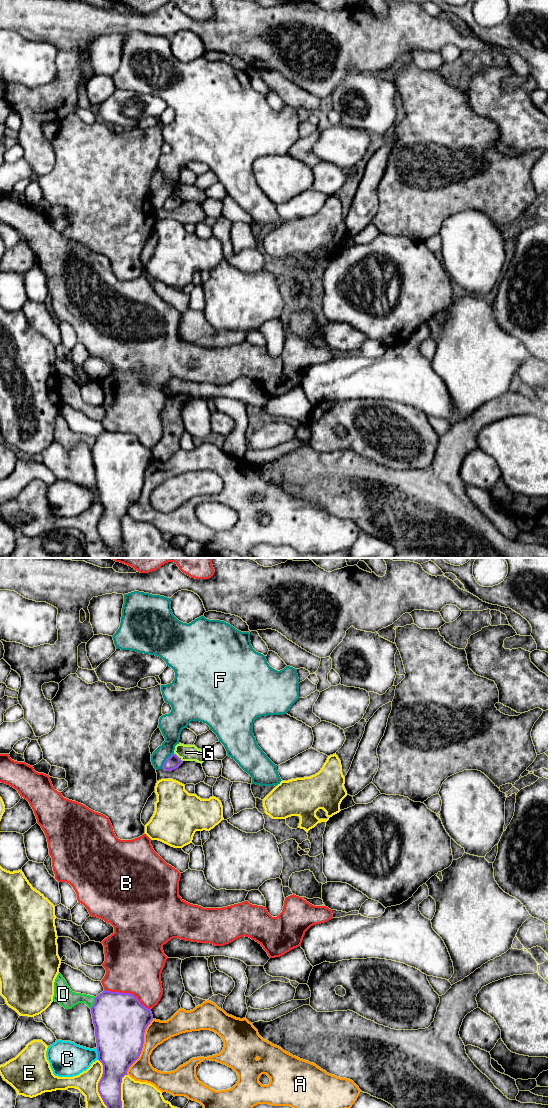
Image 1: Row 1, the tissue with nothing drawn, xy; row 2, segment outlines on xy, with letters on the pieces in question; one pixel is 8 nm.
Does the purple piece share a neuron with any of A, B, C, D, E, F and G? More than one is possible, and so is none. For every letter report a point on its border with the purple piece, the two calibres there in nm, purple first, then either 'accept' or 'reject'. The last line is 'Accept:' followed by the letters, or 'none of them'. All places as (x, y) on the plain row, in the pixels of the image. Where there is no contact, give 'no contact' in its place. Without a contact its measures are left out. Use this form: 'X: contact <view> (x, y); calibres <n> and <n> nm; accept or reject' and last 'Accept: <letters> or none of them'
A: contact xy (142, 487); calibres 400 and 180 nm; reject
B: contact xy (127, 433); calibres 440 and 460 nm; reject
C: contact xy (98, 493); calibres 400 and 280 nm; reject
D: contact xy (94, 443); calibres 440 and 150 nm; reject
E: contact xy (98, 528); calibres 220 and 190 nm; reject
F: contact xy (166, 200); calibres 110 and 160 nm; reject
G: contact xy (178, 197); calibres 110 and 130 nm; reject
Accept: none of them

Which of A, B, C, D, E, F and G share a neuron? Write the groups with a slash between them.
A / B / C / D / E / F / G

